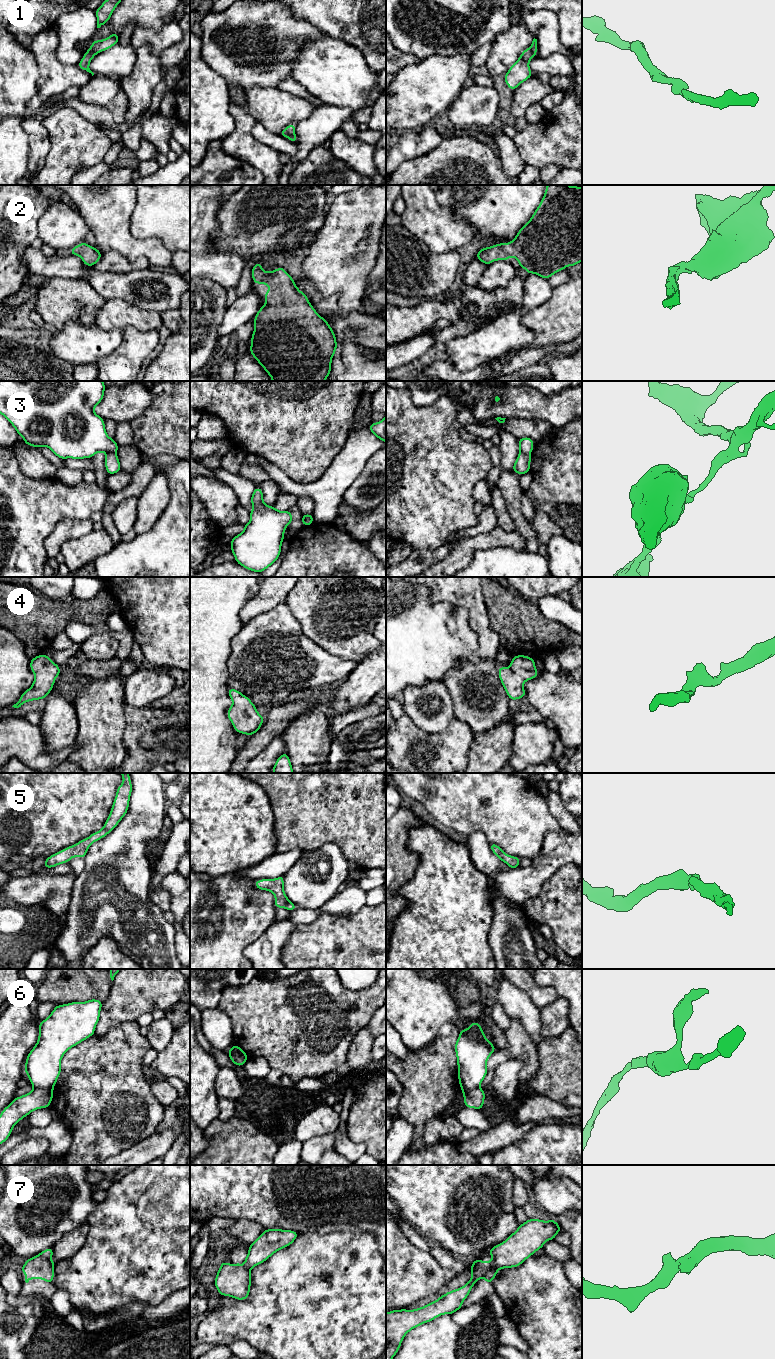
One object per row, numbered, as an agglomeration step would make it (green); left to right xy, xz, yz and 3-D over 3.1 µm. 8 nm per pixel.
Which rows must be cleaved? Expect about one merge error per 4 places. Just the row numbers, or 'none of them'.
3, 6, 7

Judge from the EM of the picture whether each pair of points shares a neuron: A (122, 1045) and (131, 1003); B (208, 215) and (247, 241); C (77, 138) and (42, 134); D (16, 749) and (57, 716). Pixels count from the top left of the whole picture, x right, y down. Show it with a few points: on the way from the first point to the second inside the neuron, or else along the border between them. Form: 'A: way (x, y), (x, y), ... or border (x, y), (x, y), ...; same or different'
A: border (135, 1020), (118, 1023), (106, 1032); different
B: border (219, 210), (218, 228), (212, 234), (213, 244); different
C: border (44, 117), (45, 158); different
D: border (37, 725), (50, 750); different

